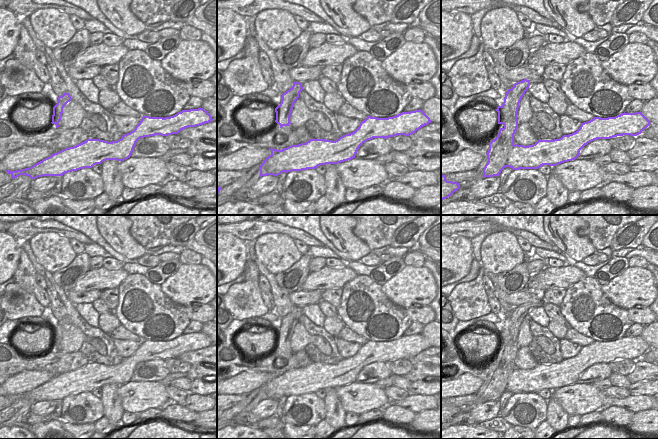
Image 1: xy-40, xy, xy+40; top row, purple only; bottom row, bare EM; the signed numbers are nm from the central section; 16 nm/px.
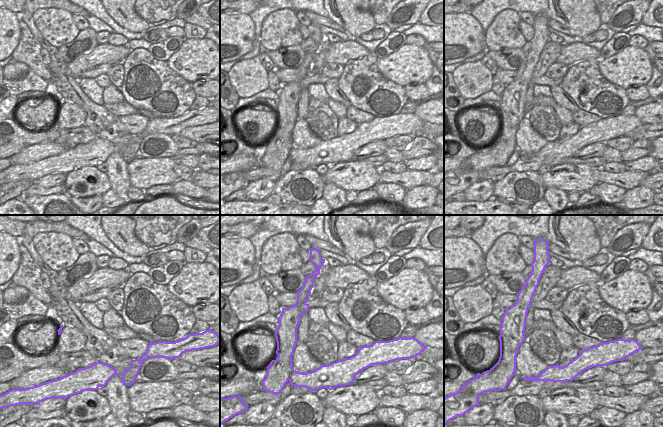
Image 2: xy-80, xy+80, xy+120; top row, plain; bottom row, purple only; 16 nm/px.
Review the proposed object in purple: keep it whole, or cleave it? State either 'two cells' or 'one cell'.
two cells

